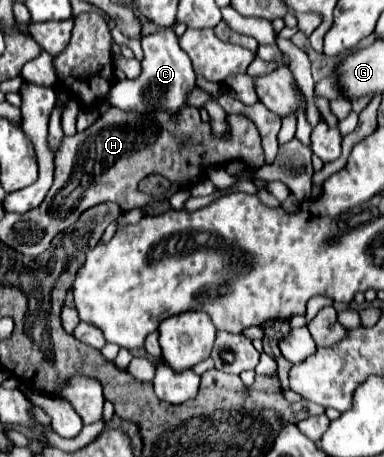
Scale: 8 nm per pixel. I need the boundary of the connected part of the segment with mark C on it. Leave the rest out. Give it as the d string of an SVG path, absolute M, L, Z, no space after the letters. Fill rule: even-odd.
M173 29L160 30L154 34L143 36L141 47L145 58L141 62L141 76L137 80L116 82L107 92L105 100L121 110L137 110L137 112L153 112L159 108L167 108L177 112L185 106L187 94L195 88L195 70L191 60L181 52L179 41Z

